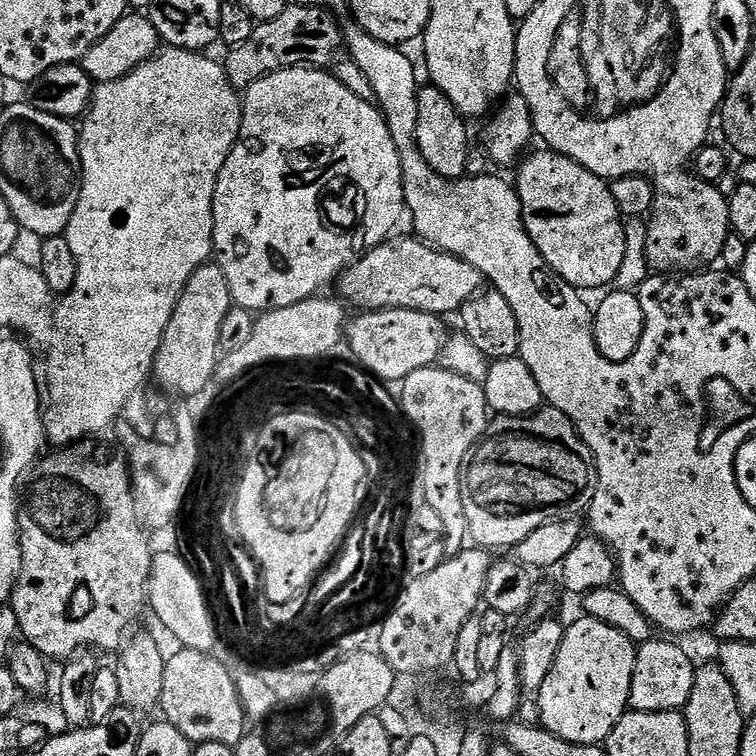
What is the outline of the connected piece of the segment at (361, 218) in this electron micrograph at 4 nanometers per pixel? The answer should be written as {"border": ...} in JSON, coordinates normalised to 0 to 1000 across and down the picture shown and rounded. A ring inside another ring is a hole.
{"border":[[[398,87],[394,90],[374,90],[362,98],[349,101],[341,108],[332,111],[329,116],[321,118],[320,136],[323,149],[320,151],[320,167],[317,168],[317,187],[310,193],[310,198],[304,204],[304,209],[299,209],[299,220],[294,220],[294,230],[288,230],[288,246],[283,251],[283,315],[280,316],[280,327],[283,329],[284,348],[290,349],[291,356],[299,362],[299,373],[304,378],[304,389],[307,390],[308,403],[313,407],[325,407],[335,415],[348,415],[358,413],[362,407],[377,407],[378,405],[389,405],[401,397],[414,396],[419,390],[422,381],[429,381],[440,374],[464,352],[468,345],[475,344],[481,335],[492,328],[500,327],[520,311],[519,307],[529,296],[529,290],[536,290],[537,276],[534,274],[534,247],[532,246],[532,214],[526,209],[526,193],[521,193],[521,183],[516,177],[512,161],[508,160],[508,151],[503,147],[497,138],[484,135],[479,130],[474,130],[474,124],[467,124],[463,119],[458,119],[458,114],[452,114],[452,108],[443,98],[434,93],[425,93],[418,87]]]}

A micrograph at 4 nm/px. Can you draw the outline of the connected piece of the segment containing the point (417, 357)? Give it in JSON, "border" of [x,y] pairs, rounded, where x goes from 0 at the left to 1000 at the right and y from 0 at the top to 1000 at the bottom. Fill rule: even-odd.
{"border":[[[541,407],[487,410],[466,433],[466,456],[481,479],[504,495],[505,504],[533,505],[548,489],[573,485],[581,478],[590,454],[587,429],[583,419]]]}

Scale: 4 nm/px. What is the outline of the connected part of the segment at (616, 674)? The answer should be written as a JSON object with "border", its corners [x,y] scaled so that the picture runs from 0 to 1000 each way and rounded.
{"border":[[[774,812],[767,817],[747,829],[738,870],[733,870],[733,881],[728,881],[728,892],[722,892],[722,902],[717,902],[714,909],[712,925],[717,934],[717,962],[749,981],[794,987],[803,980],[807,966],[812,966],[825,943],[832,940],[833,902],[839,897],[843,853],[812,828]]]}

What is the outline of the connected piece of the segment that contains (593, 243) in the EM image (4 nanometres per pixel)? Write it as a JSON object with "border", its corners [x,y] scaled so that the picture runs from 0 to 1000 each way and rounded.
{"border":[[[705,200],[687,218],[688,229],[684,230],[683,238],[680,237],[683,255],[688,258],[696,304],[706,325],[712,325],[717,341],[722,341],[725,351],[749,374],[763,384],[799,380],[803,382],[813,372],[817,357],[823,357],[823,341],[828,341],[828,310],[825,308],[828,296],[812,267],[806,239],[796,237],[795,233],[787,233],[765,214],[742,206],[739,201],[718,200]]]}

